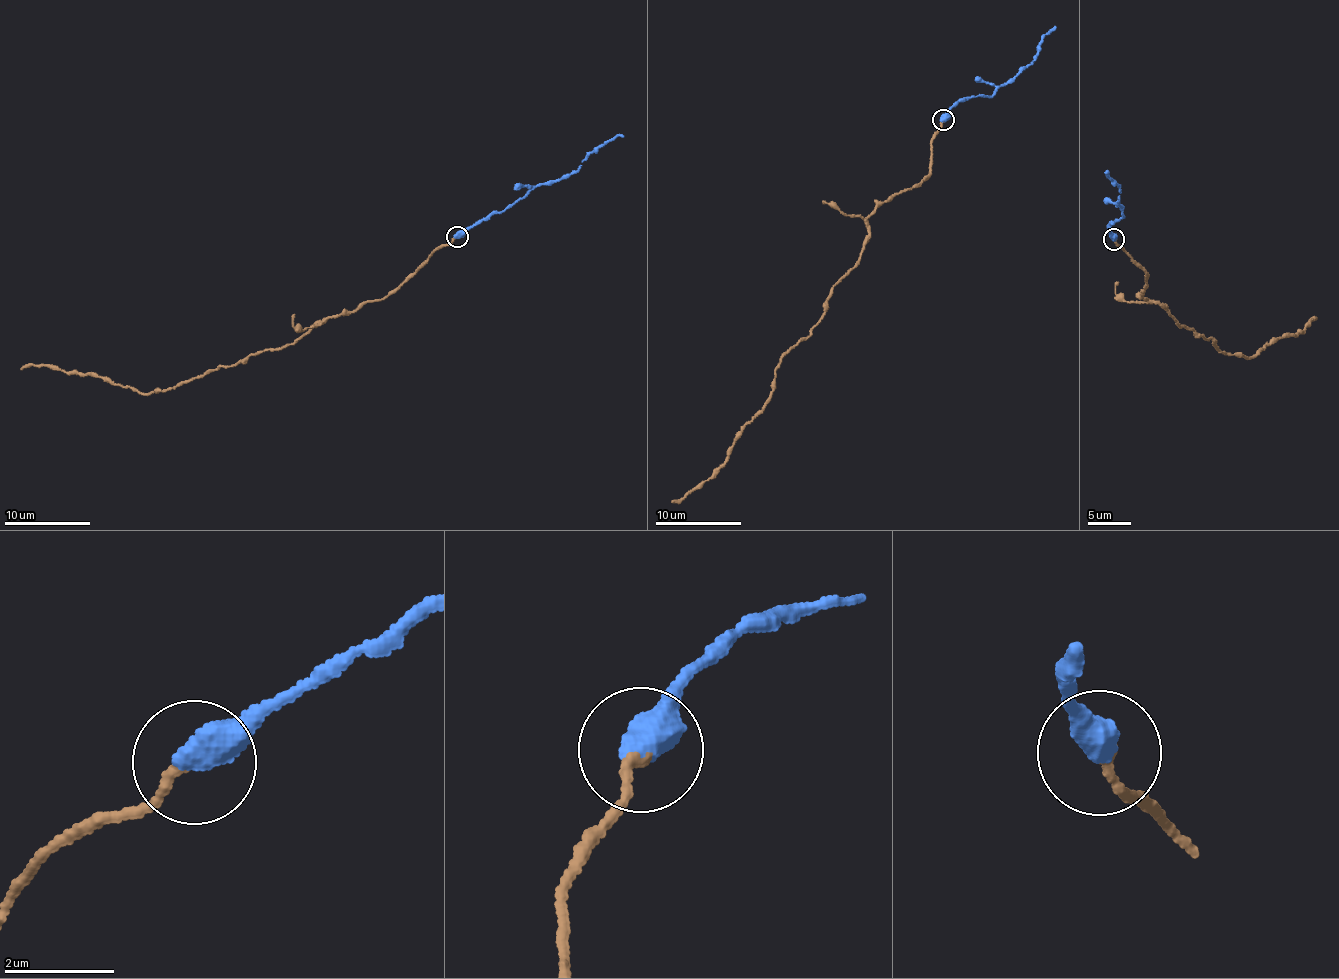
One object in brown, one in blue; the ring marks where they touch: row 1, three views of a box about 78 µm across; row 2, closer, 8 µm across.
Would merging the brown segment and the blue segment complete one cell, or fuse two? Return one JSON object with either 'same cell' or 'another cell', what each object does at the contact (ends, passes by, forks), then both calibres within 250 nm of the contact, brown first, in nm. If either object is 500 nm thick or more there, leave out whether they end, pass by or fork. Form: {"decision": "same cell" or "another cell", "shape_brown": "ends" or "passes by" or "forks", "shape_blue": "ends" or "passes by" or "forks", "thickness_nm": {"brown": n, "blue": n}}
{"decision": "same cell", "thickness_nm": {"brown": 200, "blue": 600}}

